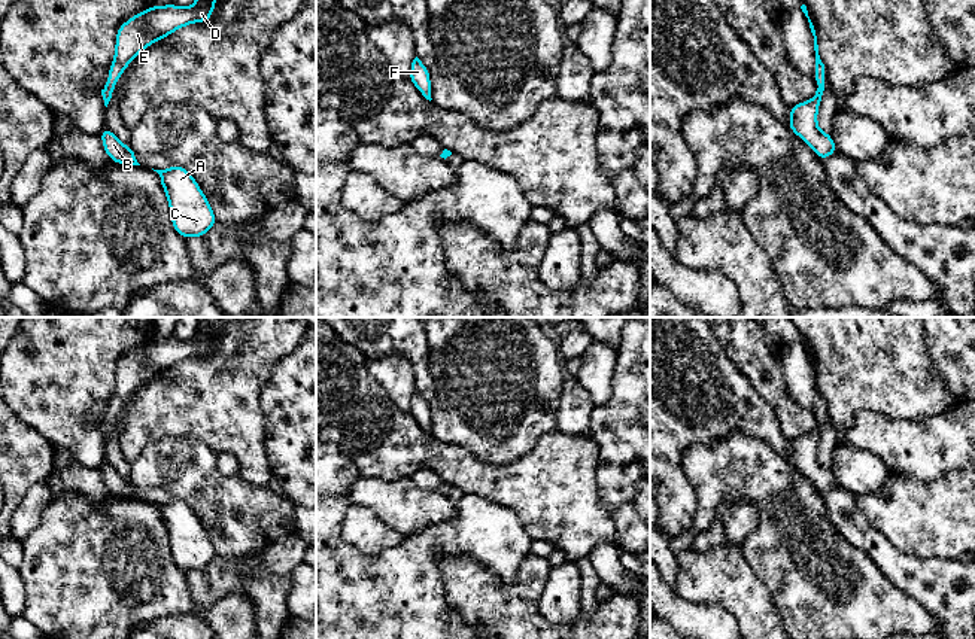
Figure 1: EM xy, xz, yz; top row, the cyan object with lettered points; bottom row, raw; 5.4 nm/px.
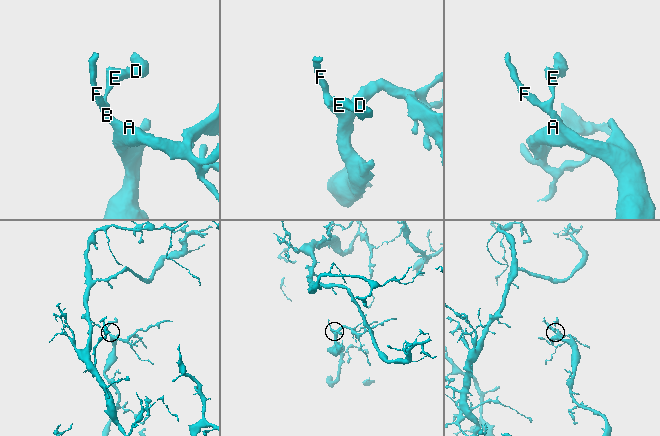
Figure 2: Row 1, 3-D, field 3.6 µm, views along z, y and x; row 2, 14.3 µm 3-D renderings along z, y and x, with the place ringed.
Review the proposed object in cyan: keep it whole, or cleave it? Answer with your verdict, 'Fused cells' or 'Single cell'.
Single cell

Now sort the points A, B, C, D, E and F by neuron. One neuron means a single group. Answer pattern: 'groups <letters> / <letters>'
groups A B C D E F

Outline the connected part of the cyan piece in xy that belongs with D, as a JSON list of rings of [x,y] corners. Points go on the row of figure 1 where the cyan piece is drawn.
[[[195,0],[191,7],[180,7],[173,3],[167,6],[154,4],[124,22],[116,31],[115,60],[109,67],[109,80],[101,89],[104,106],[107,107],[115,92],[115,83],[125,67],[145,48],[188,24],[209,21],[215,4],[216,0]]]

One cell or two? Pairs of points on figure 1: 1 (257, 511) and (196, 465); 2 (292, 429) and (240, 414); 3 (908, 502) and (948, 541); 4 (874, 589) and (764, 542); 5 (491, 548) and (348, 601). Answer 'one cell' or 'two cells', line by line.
1: one cell
2: two cells
3: one cell
4: one cell
5: one cell

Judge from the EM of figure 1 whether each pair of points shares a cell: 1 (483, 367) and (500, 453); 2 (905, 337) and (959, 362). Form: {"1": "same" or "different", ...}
{"1": "same", "2": "different"}

